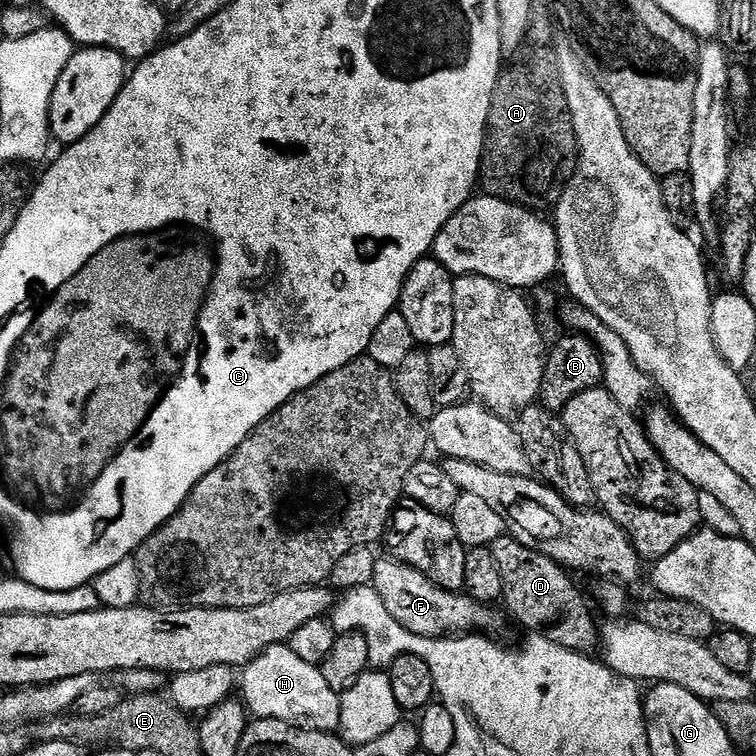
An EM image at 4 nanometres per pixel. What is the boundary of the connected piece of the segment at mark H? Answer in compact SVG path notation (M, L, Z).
M275 644L251 662L243 665L242 679L238 684L242 699L251 715L261 720L281 720L296 728L309 728L312 732L335 733L340 727L340 696L326 684L321 669L294 654L288 644Z

